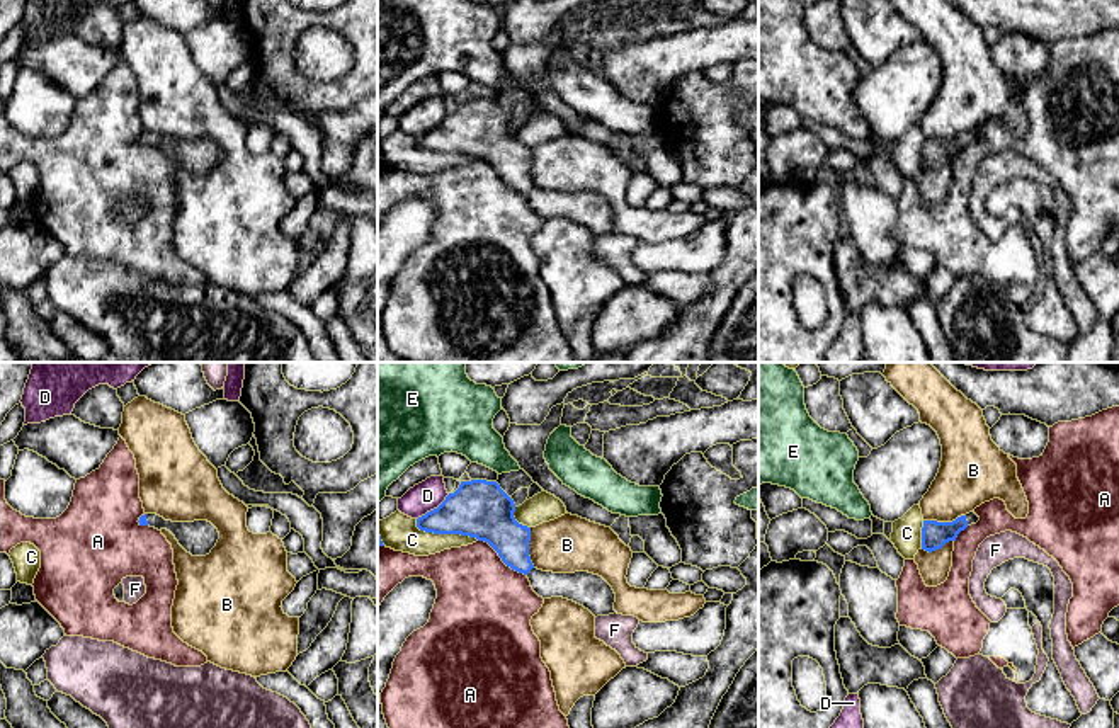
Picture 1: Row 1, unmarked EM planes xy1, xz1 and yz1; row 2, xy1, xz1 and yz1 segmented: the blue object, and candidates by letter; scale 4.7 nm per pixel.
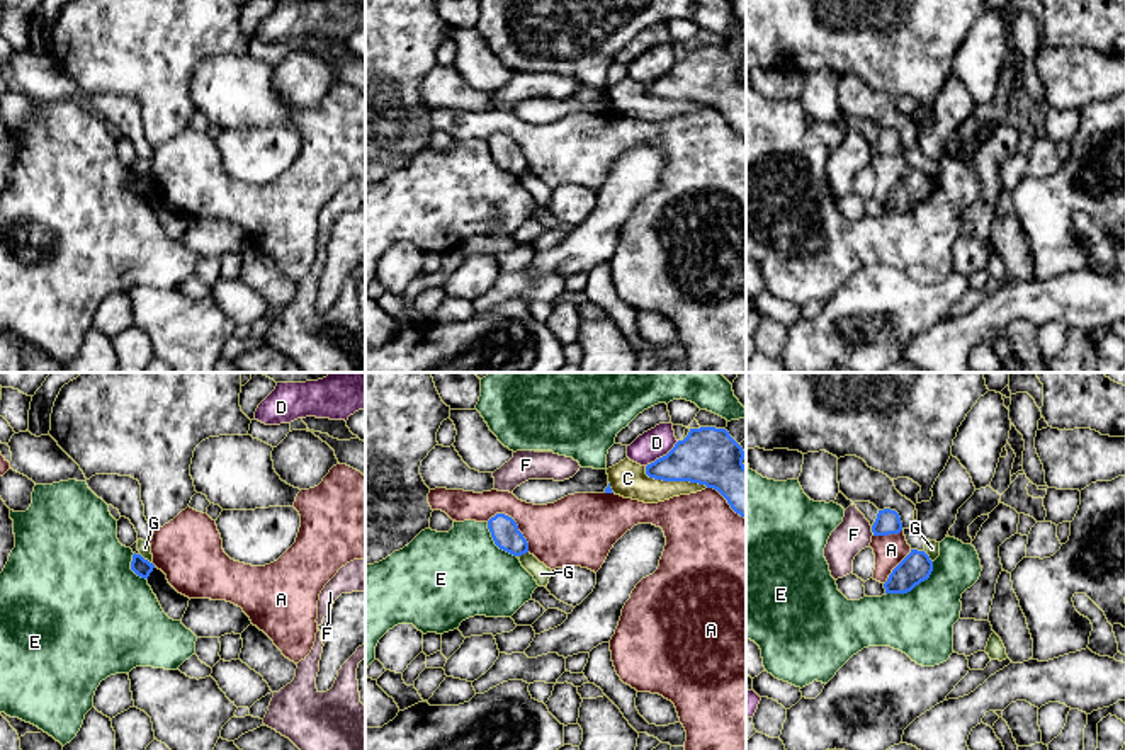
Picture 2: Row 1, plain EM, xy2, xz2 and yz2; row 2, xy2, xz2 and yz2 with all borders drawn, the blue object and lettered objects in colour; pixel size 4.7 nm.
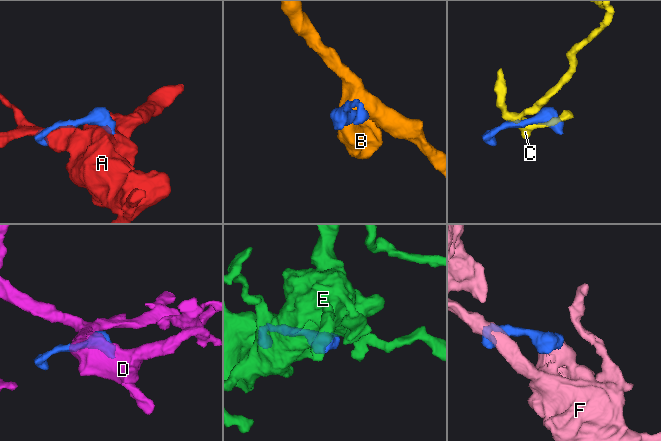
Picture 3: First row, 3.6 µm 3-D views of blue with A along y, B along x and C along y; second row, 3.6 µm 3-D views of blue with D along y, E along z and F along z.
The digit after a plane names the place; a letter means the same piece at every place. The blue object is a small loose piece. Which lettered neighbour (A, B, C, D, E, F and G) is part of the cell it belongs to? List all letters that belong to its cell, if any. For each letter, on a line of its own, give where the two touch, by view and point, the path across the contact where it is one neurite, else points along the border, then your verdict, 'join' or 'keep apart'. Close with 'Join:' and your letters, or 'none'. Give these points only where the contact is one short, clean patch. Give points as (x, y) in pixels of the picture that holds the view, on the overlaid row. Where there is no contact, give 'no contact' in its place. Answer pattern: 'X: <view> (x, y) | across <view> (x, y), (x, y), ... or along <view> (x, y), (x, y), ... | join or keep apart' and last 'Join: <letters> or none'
A: xz2 (515, 522) | keep apart
B: yz1 (944, 523) | along yz1 (965, 514), (951, 521), (924, 521) | keep apart
C: xz1 (444, 533) | keep apart
D: xz1 (434, 509) | along xz1 (449, 494), (417, 519) | keep apart
E: yz2 (915, 585) | keep apart
F: yz2 (872, 531) | along yz2 (870, 526), (874, 534) | keep apart
G: xy2 (146, 560) | along xy2 (140, 553), (152, 563) | keep apart
Join: none

